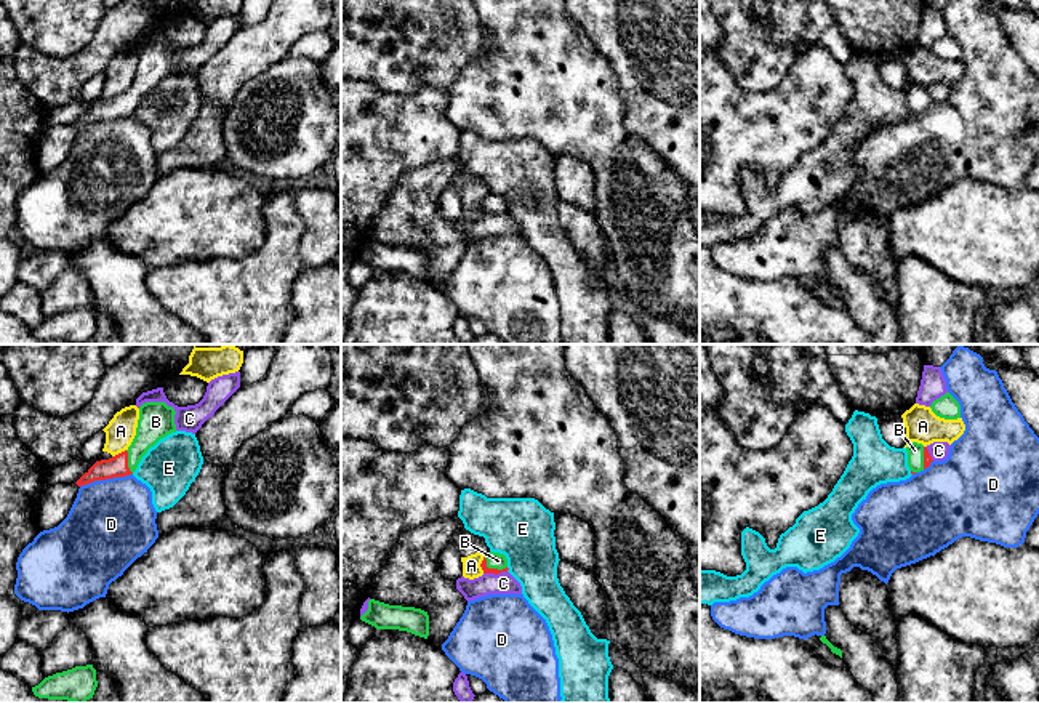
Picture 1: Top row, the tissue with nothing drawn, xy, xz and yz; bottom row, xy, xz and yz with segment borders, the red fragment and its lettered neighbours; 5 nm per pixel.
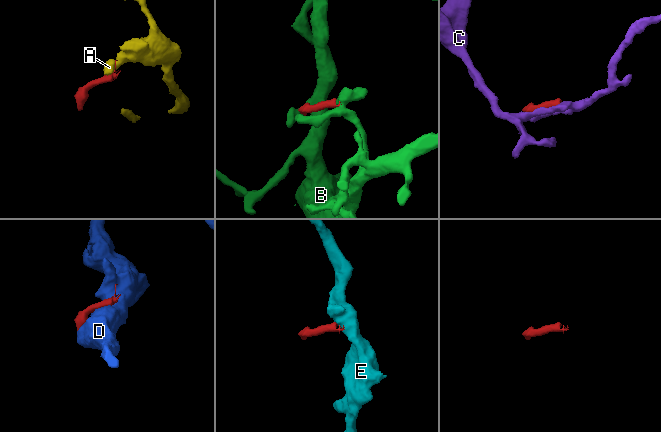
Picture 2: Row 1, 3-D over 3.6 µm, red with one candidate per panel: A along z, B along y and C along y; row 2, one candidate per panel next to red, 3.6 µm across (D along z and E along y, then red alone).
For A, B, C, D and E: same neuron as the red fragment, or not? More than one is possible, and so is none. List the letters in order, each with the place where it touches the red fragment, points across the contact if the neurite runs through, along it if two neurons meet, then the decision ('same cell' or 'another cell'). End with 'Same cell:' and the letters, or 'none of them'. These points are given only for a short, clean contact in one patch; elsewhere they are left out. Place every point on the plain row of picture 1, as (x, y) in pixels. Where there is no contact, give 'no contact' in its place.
A: contact xz (481, 205); border xz (484, 197), (482, 213); another cell
B: contact xz (493, 210); way xz (485, 210), (493, 210), (498, 202); same cell
C: contact xz (495, 215); another cell
D: contact xy (106, 119); another cell
E: contact xz (506, 208); border xz (506, 208), (509, 210); another cell
Same cell: B

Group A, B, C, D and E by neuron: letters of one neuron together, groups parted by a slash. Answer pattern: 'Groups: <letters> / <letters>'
Groups: A / B / C / D / E

